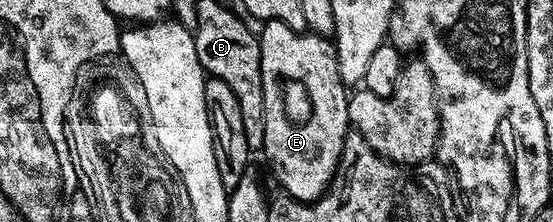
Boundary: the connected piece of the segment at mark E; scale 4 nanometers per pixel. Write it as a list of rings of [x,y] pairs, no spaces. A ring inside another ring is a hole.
[[[266,21],[259,30],[261,39],[261,75],[263,76],[263,112],[265,127],[264,157],[269,157],[273,174],[284,193],[295,200],[316,202],[323,197],[333,181],[341,162],[345,135],[350,133],[349,94],[339,74],[336,45],[328,37],[291,29],[282,22]]]

